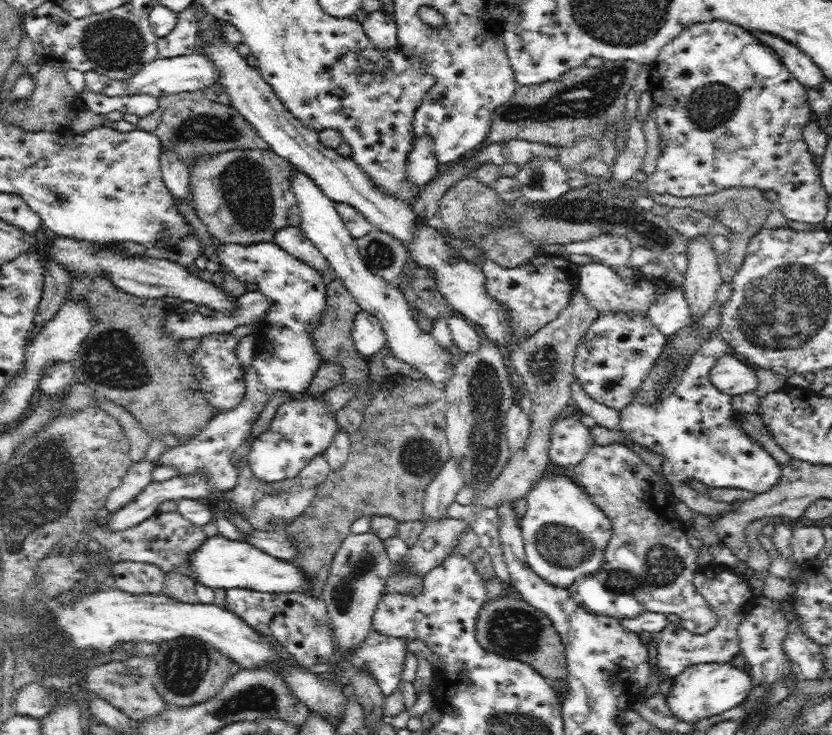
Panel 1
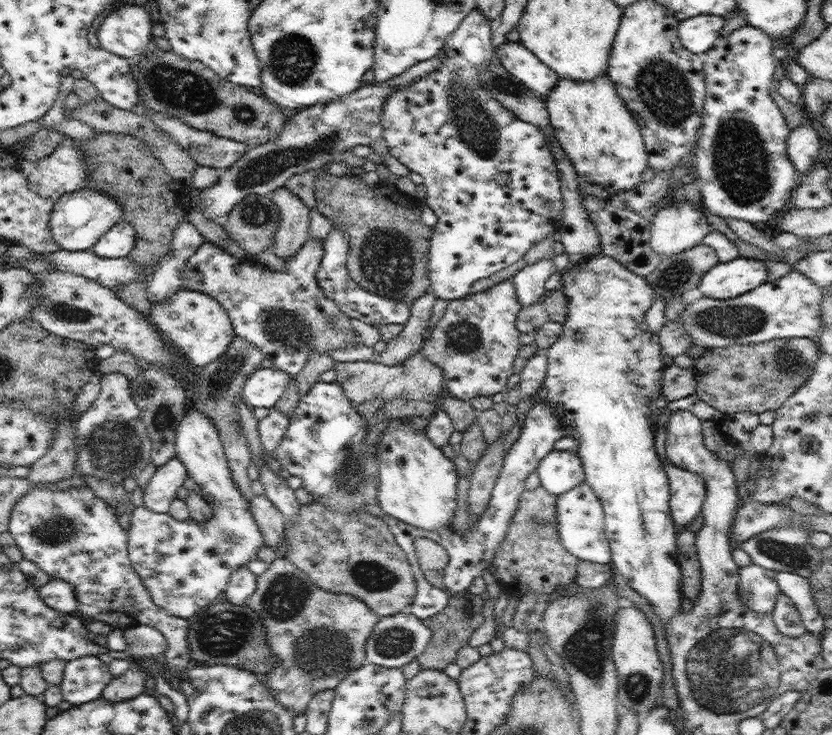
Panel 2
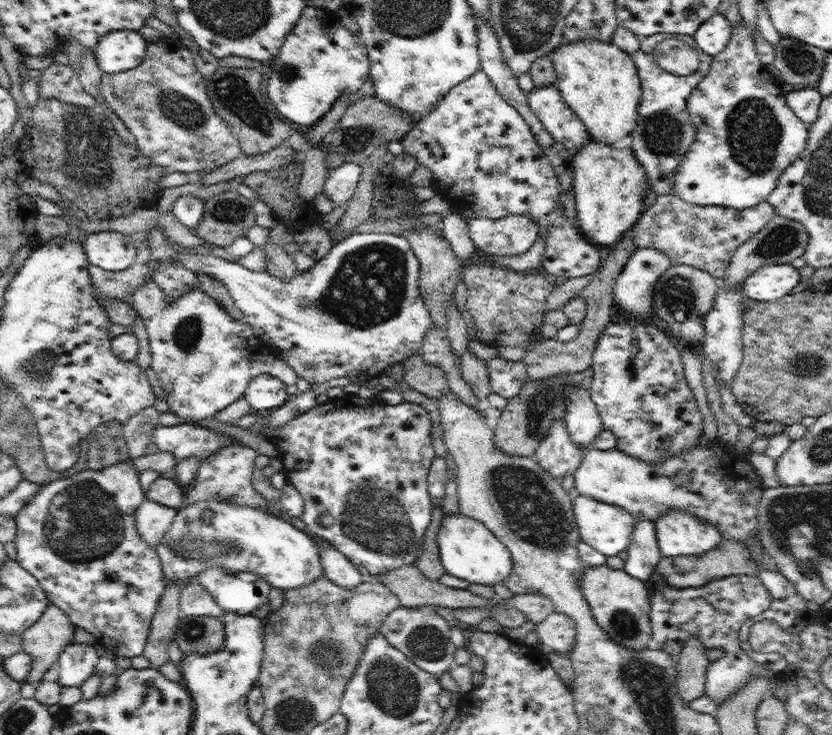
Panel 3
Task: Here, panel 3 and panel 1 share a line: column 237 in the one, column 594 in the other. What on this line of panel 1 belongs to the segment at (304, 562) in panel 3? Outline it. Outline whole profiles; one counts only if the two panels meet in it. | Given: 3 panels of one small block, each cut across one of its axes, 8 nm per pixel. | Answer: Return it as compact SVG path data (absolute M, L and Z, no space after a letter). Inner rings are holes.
M556 465L546 468L546 472L532 484L525 496L528 510L521 519L524 550L529 567L542 580L556 588L569 589L577 579L598 572L604 565L607 542L613 536L612 521L597 506L592 497L578 485L573 477L562 473Z

